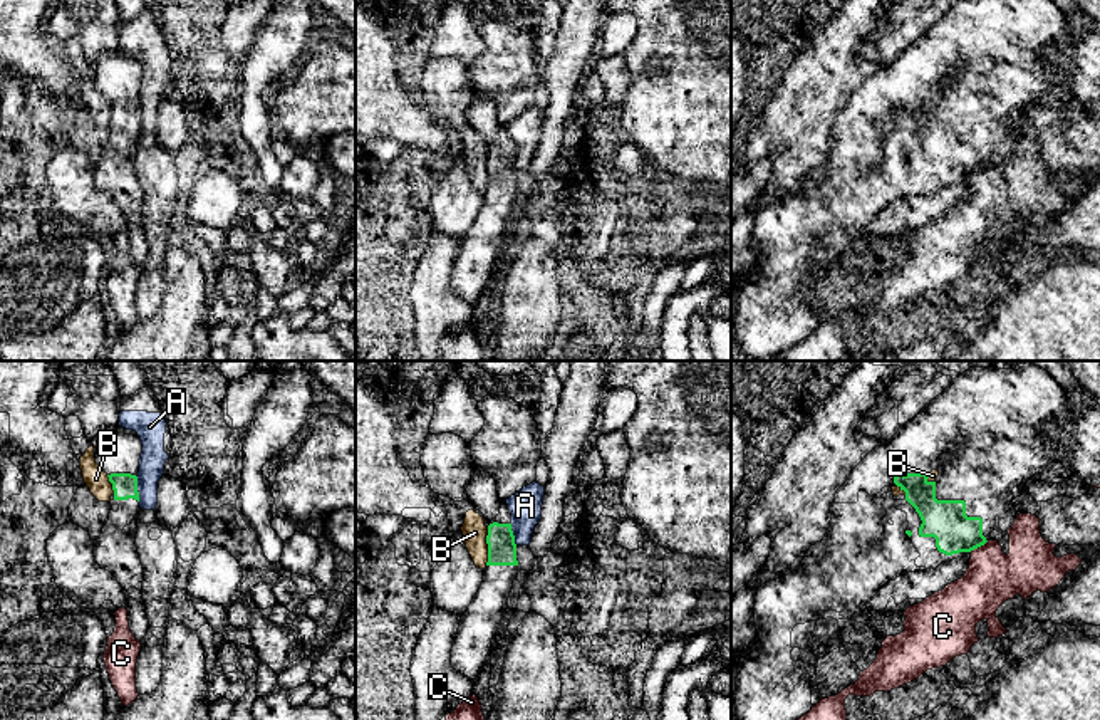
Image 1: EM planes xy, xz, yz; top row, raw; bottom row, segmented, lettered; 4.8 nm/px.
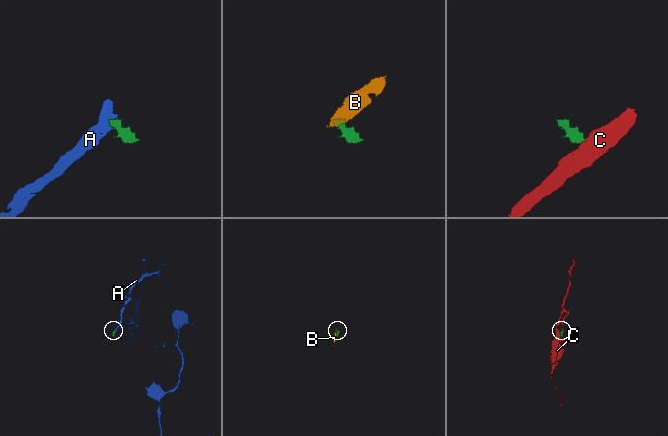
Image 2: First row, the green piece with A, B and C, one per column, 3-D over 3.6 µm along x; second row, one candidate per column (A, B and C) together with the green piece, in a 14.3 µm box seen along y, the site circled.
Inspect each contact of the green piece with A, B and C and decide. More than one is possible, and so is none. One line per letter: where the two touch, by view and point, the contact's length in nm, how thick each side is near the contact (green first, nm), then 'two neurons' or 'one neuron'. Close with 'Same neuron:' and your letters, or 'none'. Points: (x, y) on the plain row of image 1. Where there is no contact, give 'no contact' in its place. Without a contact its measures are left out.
A: xy (136, 113) | 130 nm | 120/130 nm | two neurons
B: xz (488, 170) | 180 nm | 140/120 nm | two neurons
C: yz (978, 170) | 110 nm | 200/260 nm | two neurons
Same neuron: none

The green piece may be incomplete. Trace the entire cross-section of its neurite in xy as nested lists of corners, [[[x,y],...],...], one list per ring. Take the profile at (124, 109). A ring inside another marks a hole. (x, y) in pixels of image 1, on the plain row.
[[[111,50],[94,62],[92,70],[96,87],[112,107],[114,124],[134,123],[139,126],[136,99],[143,69],[138,57],[122,50]]]

